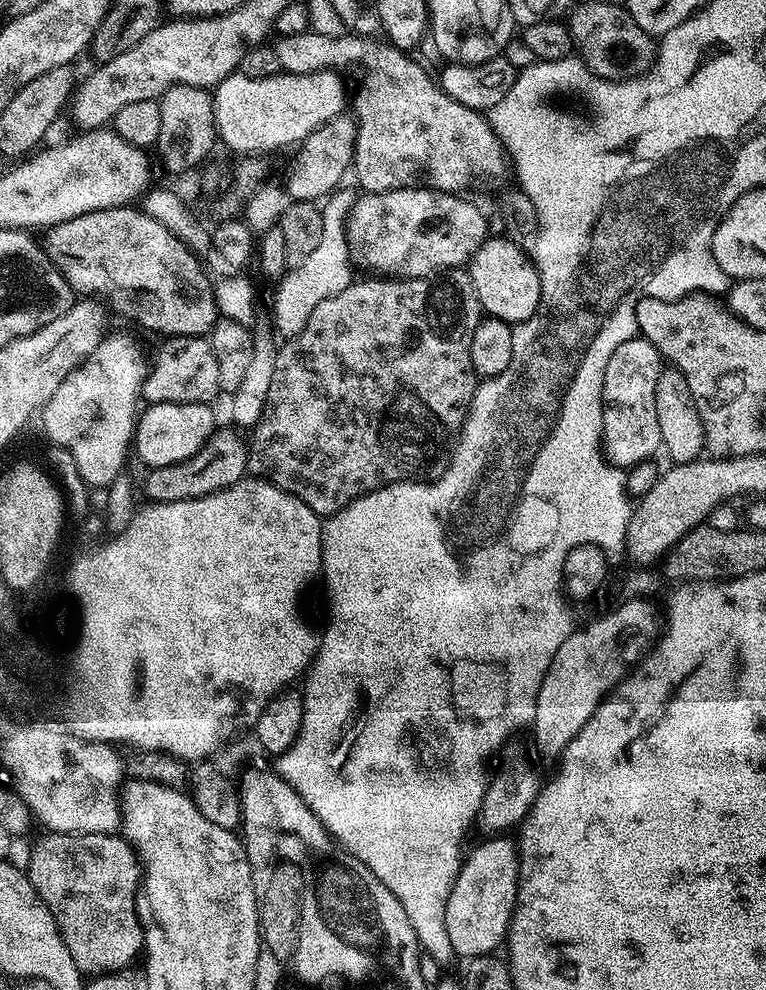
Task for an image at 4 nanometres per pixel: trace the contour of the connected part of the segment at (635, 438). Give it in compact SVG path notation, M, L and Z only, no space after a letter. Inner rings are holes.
M639 334L622 342L610 354L610 362L606 362L602 455L613 468L631 469L632 465L645 463L656 451L661 451L658 410L654 406L654 390L658 390L661 371L660 352Z

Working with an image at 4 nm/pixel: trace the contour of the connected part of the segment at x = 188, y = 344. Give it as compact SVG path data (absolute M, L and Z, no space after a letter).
M169 336L163 343L164 345L157 350L156 357L151 357L148 377L144 380L144 391L142 396L148 404L165 404L166 402L174 402L175 404L208 404L212 402L215 396L219 397L221 395L220 383L218 382L218 358L214 358L211 339L203 336Z

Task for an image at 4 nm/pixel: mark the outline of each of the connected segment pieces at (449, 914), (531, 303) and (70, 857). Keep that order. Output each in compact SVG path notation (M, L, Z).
M491 840L475 847L472 856L461 863L460 872L448 894L445 910L446 934L453 953L464 960L495 953L505 943L508 924L516 905L519 861L515 849Z
M494 236L483 240L468 261L466 271L485 313L515 326L536 313L540 305L540 276L531 255L508 239Z
M69 832L44 834L28 856L26 875L38 898L50 910L60 931L60 937L70 950L76 968L82 974L120 972L144 946L144 930L135 912L136 890L140 884L141 867L132 845L120 834L95 832L71 836Z

